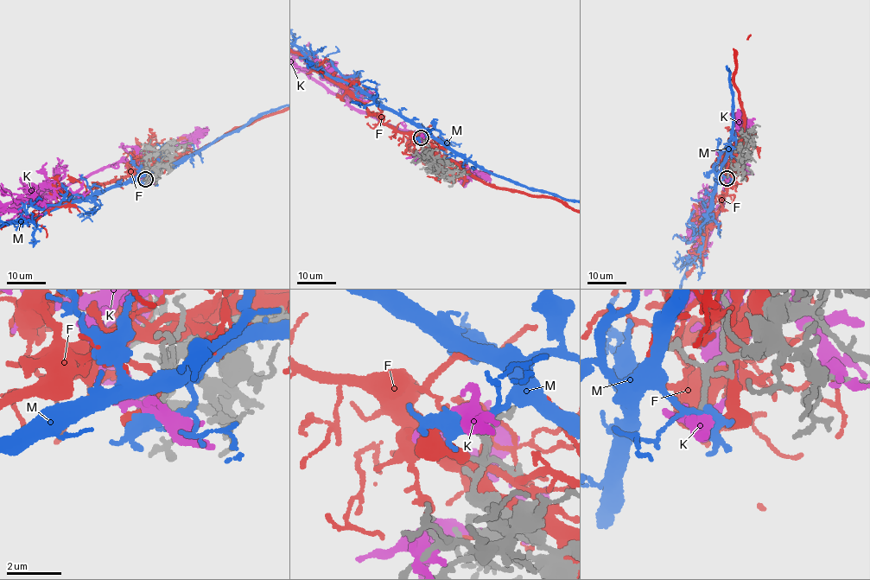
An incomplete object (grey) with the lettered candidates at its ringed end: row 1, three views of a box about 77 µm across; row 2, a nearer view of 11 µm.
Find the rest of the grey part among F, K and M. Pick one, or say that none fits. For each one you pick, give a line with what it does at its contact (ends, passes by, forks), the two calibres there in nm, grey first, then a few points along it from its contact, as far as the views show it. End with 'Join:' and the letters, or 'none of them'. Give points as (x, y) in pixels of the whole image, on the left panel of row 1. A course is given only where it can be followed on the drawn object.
Join: none of them

